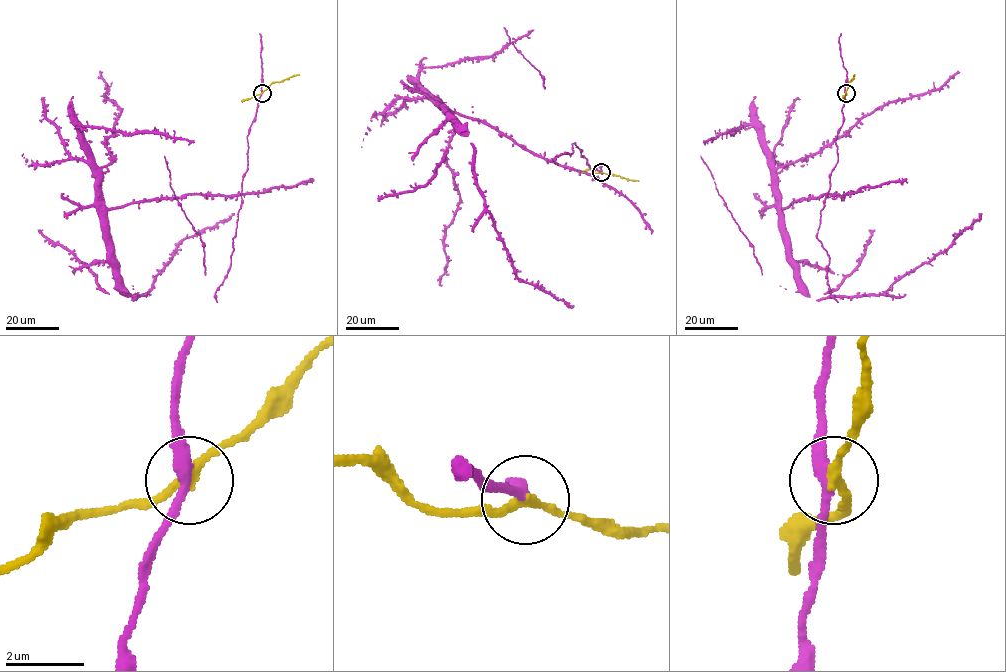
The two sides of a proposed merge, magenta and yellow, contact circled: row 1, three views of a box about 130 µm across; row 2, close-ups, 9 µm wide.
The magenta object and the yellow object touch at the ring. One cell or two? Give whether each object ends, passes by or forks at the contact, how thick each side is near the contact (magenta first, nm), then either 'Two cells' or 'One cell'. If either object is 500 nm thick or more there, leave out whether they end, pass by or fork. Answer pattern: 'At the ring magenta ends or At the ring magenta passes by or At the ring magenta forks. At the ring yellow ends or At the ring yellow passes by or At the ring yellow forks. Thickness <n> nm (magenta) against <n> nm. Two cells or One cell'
At the ring magenta passes by. At the ring yellow passes by. Thickness 280 nm (magenta) against 240 nm. Two cells

